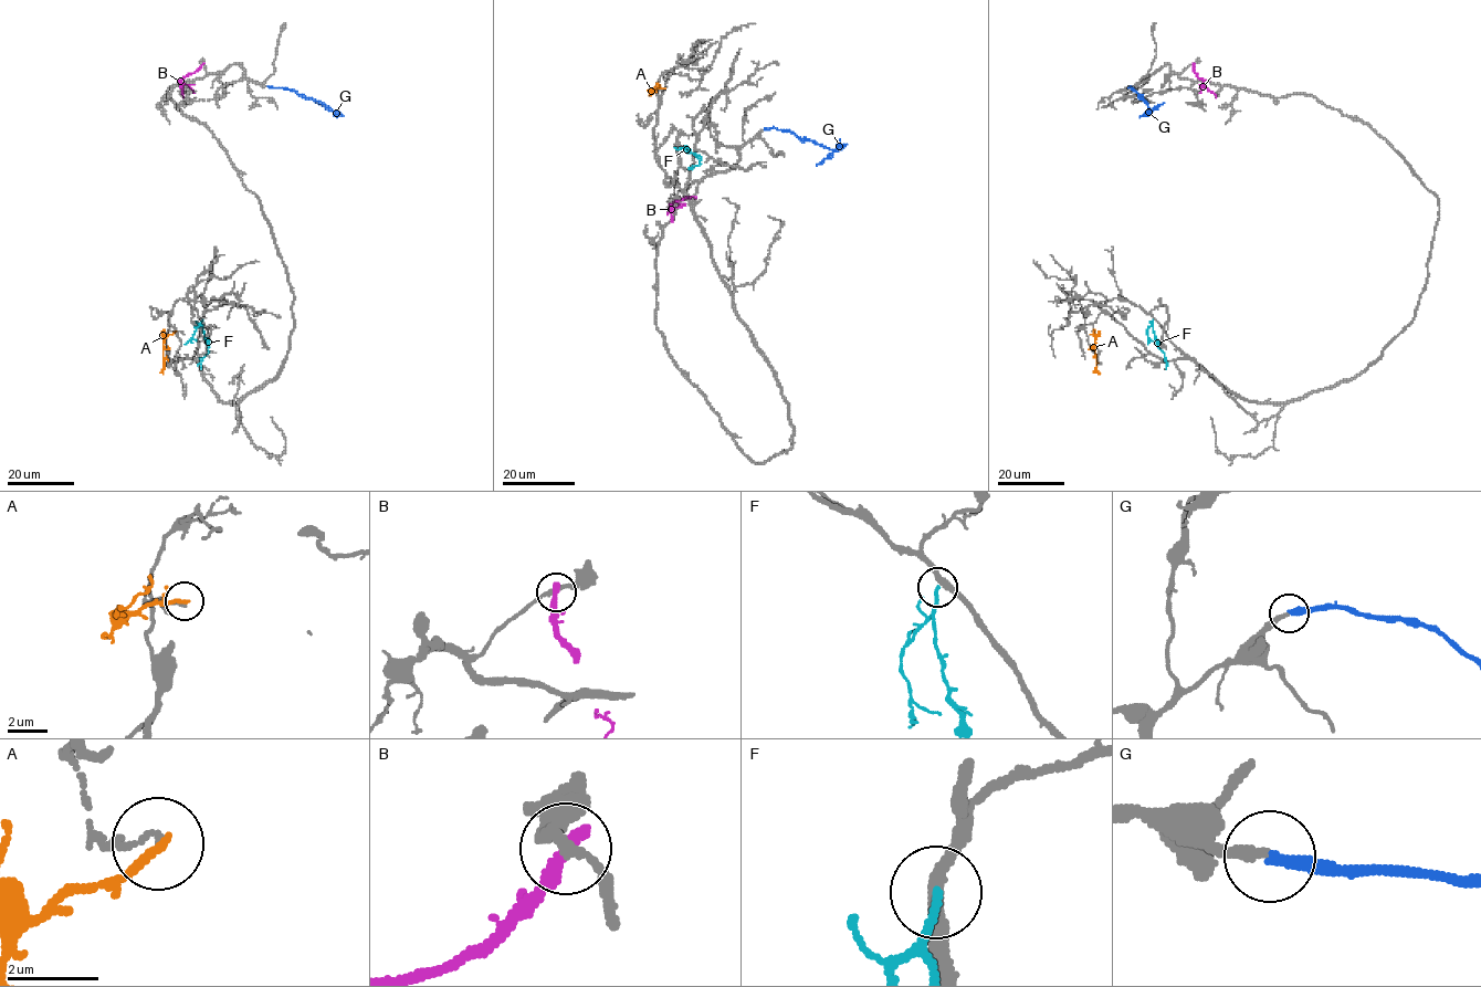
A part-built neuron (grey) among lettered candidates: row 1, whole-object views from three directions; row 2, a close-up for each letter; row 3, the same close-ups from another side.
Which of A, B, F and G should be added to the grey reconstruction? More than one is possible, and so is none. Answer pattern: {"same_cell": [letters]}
{"same_cell": ["G"]}

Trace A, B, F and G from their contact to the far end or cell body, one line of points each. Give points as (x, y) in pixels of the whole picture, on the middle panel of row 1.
A: (664, 87), (652, 90), (650, 94)
B: (693, 197), (678, 199), (669, 208), (672, 222)
F: (693, 154), (700, 159), (693, 168)
G: (765, 129), (791, 130), (801, 139), (812, 140), (833, 150), (817, 165)

